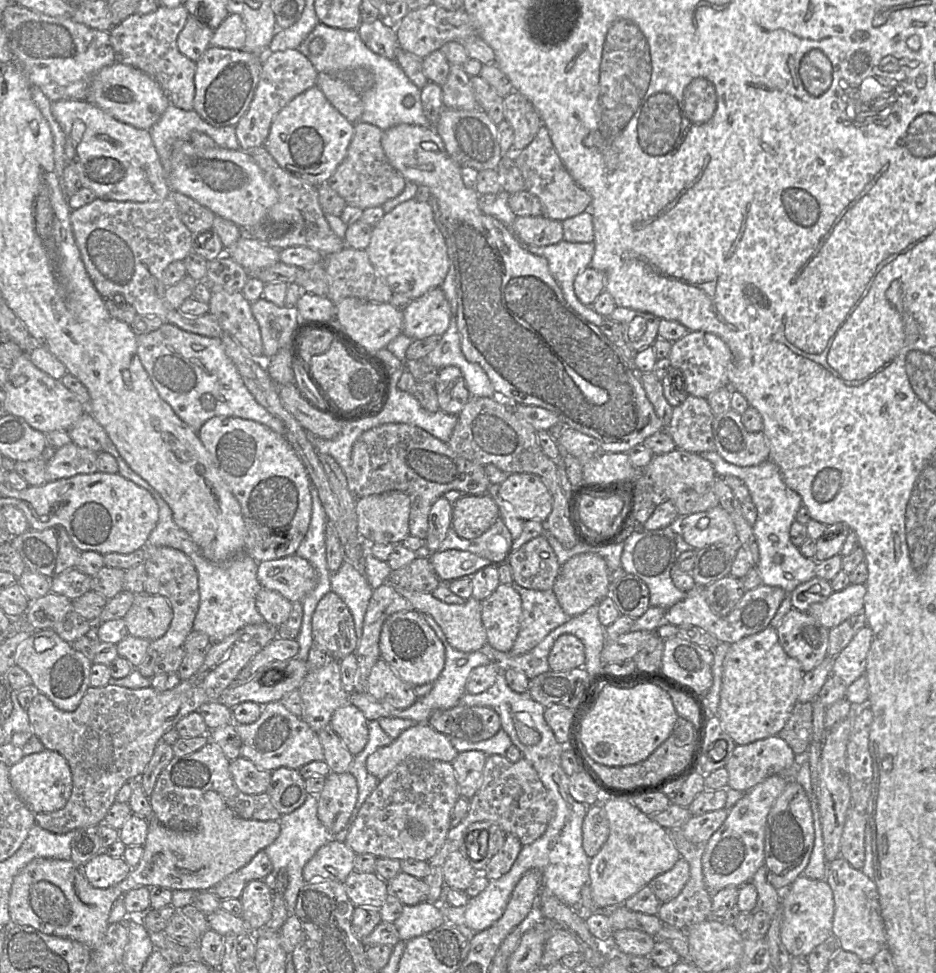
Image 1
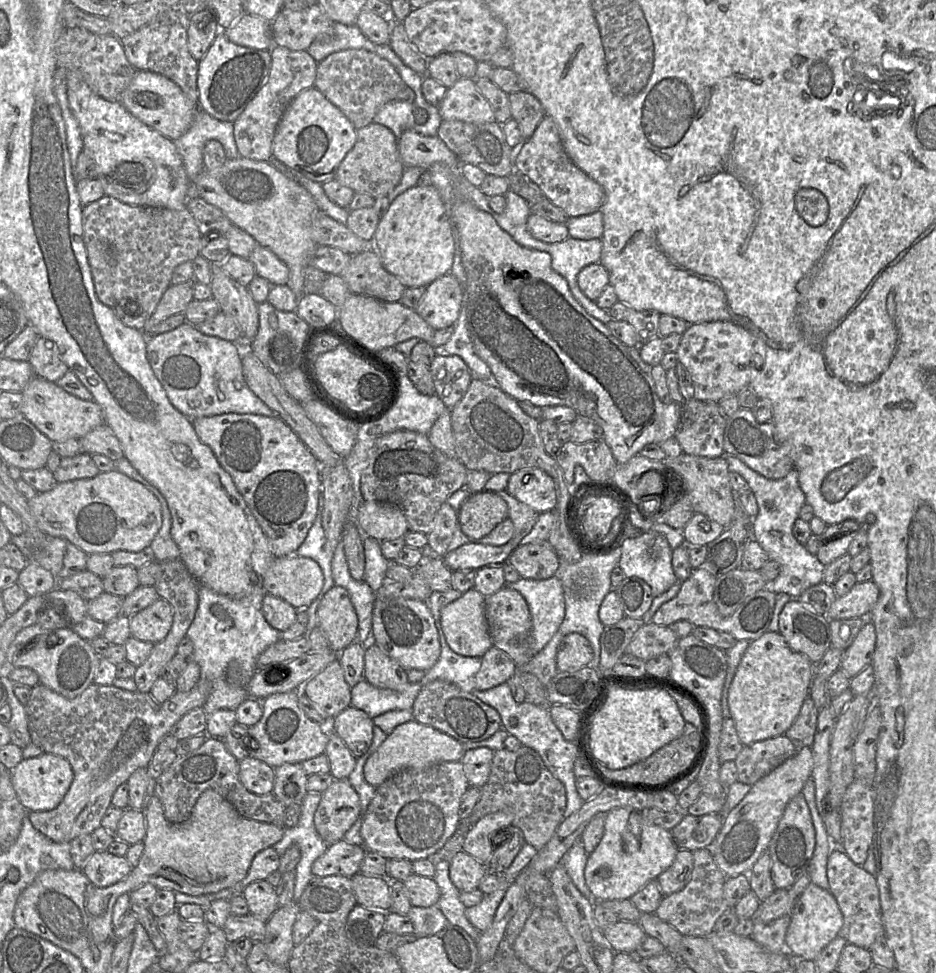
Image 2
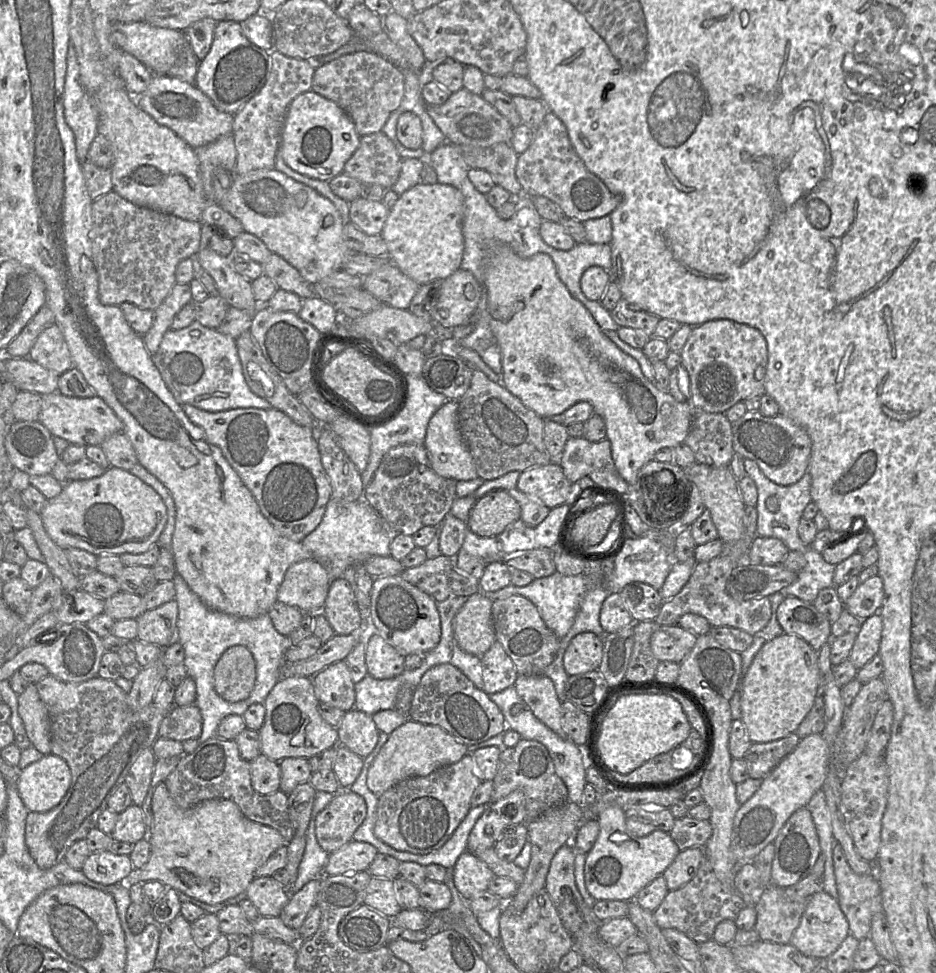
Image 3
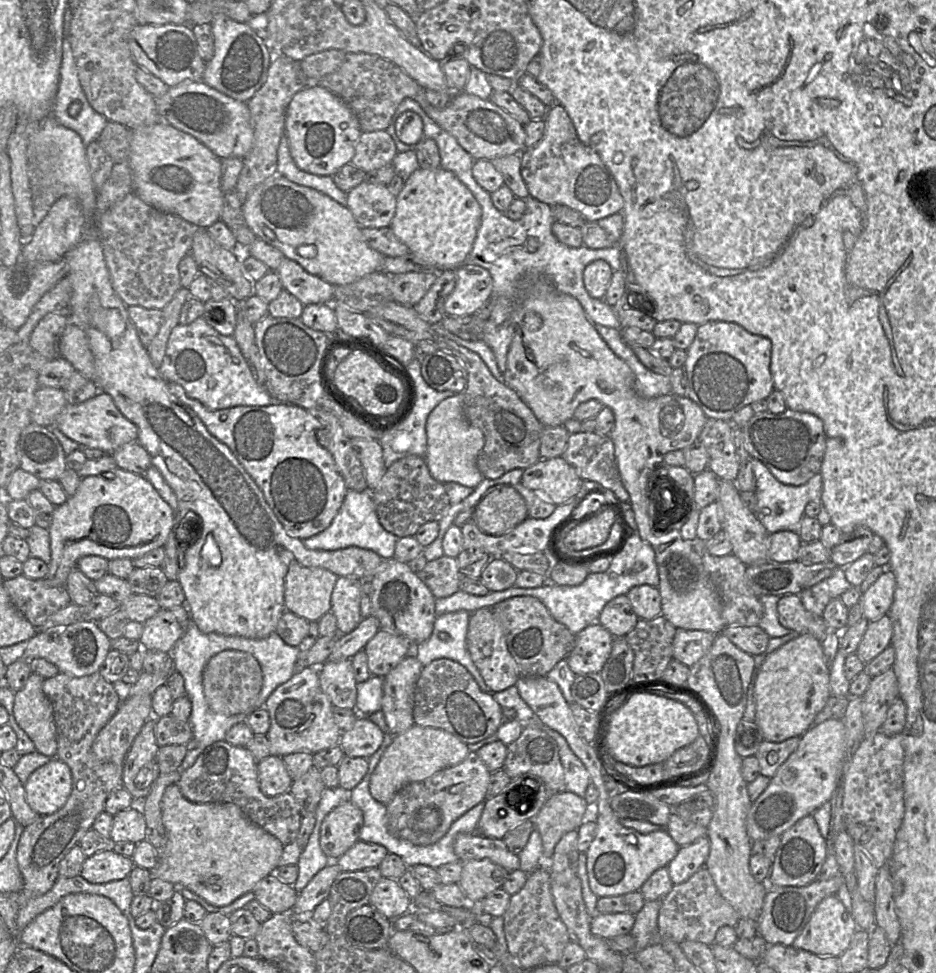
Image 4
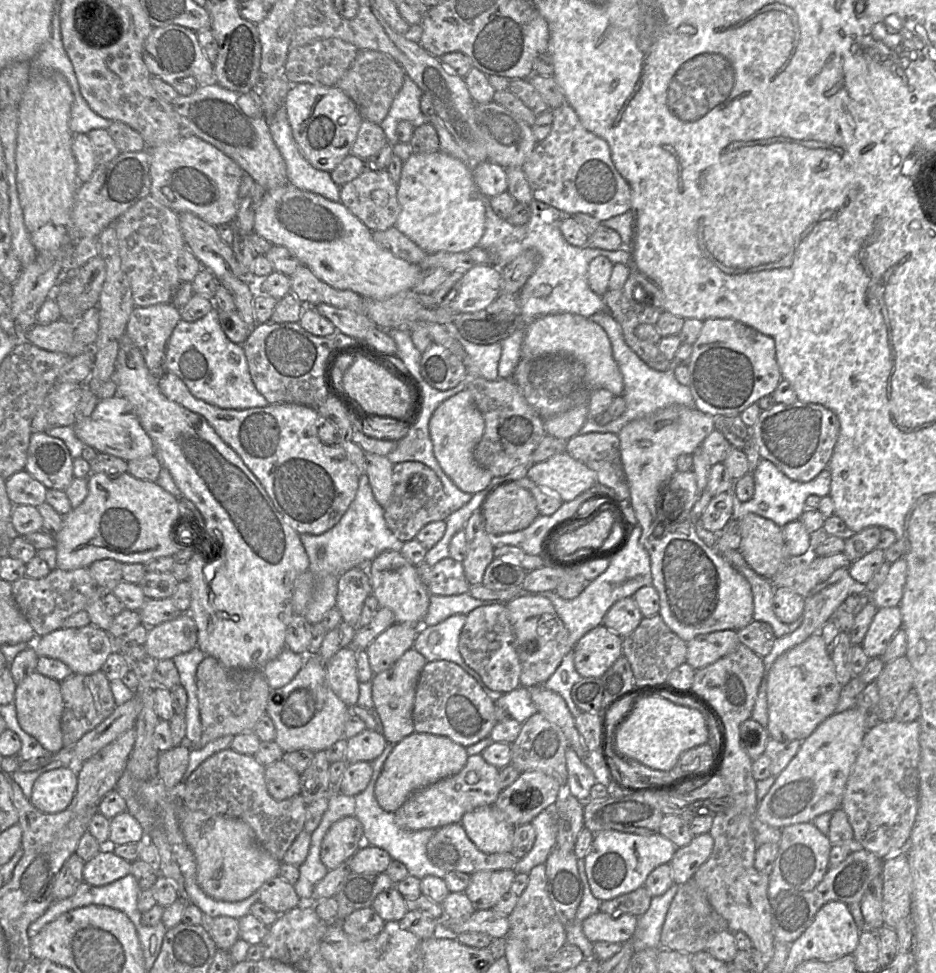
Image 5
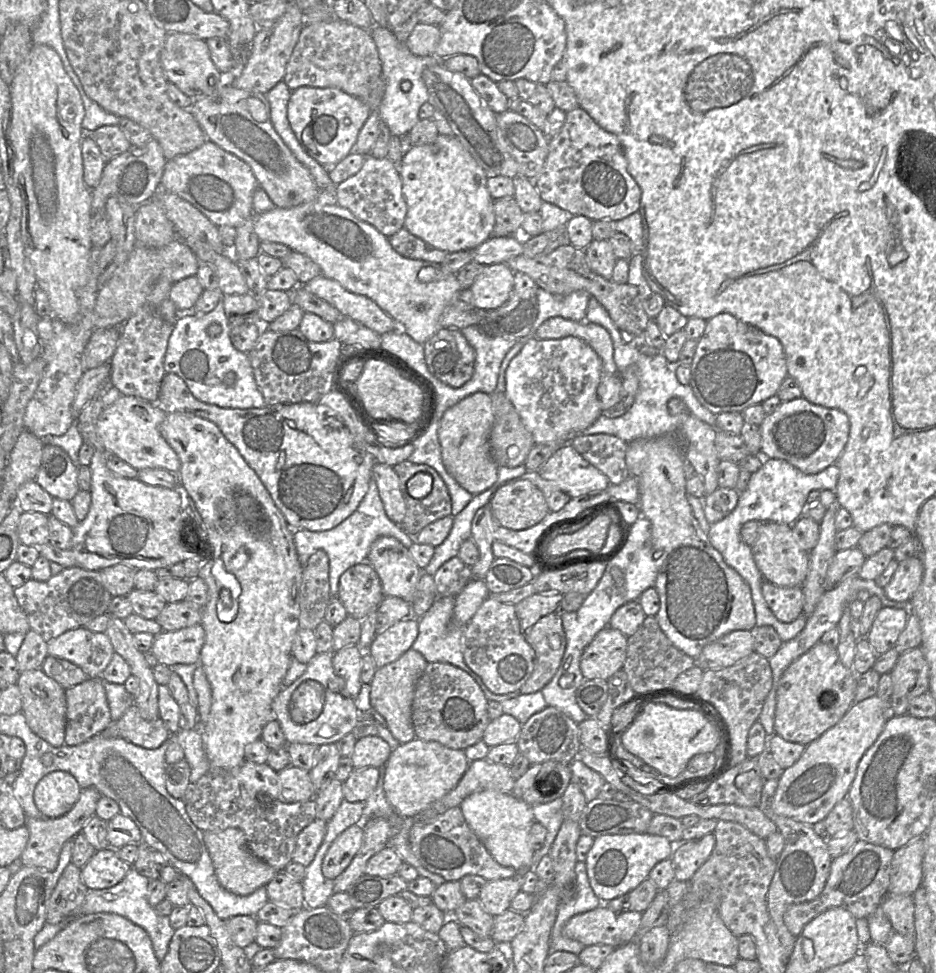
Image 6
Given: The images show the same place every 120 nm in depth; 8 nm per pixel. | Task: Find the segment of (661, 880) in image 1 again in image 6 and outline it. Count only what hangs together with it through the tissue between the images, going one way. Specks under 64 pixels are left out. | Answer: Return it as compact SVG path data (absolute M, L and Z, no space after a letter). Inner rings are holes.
M707 834L700 839L676 844L671 857L675 871L675 879L689 882L696 871L710 857L715 842L714 834Z

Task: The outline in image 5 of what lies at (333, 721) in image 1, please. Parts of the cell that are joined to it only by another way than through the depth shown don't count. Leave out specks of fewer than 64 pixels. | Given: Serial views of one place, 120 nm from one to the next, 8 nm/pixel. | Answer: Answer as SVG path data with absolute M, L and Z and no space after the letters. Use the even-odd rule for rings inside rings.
M365 729L354 737L347 739L346 762L372 762L379 757L388 742L382 732Z

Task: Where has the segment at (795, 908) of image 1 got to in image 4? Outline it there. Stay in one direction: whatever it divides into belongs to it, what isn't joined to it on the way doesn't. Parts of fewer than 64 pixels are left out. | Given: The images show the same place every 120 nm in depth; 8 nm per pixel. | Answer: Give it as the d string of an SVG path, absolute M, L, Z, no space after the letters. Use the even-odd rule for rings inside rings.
M832 895L817 905L792 945L816 955L840 957L856 931L851 912L836 895Z

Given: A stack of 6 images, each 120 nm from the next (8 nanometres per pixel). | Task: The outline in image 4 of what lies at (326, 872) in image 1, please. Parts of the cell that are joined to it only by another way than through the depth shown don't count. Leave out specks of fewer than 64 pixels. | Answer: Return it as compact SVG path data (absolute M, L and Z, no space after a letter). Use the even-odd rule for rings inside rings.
M359 840L335 862L341 872L377 868L388 853L388 850L380 844Z

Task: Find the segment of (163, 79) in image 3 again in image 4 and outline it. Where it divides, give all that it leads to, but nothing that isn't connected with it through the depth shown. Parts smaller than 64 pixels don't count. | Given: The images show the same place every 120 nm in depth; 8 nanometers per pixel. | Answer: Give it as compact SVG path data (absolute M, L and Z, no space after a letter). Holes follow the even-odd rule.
M183 81L169 87L156 104L162 121L192 135L219 158L244 158L252 148L254 129L247 102L233 99L204 81Z

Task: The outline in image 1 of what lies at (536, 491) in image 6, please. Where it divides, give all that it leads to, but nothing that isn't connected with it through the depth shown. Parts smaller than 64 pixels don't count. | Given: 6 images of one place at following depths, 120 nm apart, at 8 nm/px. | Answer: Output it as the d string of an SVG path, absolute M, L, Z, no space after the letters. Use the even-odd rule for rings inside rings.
M488 493L461 496L453 504L452 527L464 539L479 537L498 519L498 504Z

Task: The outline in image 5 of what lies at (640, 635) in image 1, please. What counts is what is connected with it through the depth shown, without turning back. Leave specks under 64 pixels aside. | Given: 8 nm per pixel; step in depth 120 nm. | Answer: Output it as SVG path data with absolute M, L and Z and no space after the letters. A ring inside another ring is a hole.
M735 630L698 635L687 642L686 663L695 670L702 669L732 652L739 644Z

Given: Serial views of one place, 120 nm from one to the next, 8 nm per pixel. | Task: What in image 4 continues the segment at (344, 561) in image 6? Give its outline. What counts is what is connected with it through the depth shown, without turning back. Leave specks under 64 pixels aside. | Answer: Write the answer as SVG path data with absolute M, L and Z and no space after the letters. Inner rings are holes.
M348 490L344 501L331 522L321 533L303 540L310 550L333 551L347 547L360 547L377 553L384 560L394 558L398 537L387 531L379 521L372 493L369 490Z

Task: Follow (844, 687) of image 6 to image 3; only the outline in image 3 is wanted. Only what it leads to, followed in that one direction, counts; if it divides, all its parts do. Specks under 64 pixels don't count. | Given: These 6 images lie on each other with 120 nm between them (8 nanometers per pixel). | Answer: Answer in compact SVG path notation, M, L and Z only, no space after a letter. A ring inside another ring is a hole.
M786 633L768 639L736 688L742 689L741 720L752 743L775 741L795 733L816 696L822 695L819 678L818 652L804 639Z

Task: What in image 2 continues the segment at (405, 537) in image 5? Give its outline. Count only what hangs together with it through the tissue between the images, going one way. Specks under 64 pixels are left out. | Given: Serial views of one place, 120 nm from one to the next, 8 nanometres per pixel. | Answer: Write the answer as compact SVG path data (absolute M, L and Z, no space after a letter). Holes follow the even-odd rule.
M400 430L374 442L361 475L360 491L364 501L397 505L407 519L409 531L428 535L440 506L454 492L465 488L467 473L468 469L457 457L448 457L434 447L428 435Z

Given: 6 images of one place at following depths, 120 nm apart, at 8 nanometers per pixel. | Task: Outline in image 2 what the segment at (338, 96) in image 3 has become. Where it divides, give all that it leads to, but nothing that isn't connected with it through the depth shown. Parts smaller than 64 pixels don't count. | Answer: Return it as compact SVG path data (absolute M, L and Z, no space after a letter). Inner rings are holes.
M346 49L328 55L317 65L314 87L342 111L356 130L373 122L374 116L386 103L392 100L412 102L415 97L413 90L405 84L389 61L366 49Z

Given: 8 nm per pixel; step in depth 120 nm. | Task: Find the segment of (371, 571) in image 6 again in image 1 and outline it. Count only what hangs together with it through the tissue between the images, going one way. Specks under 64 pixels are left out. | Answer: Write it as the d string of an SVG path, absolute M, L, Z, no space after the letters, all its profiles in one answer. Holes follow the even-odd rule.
M332 590L318 602L312 615L313 642L341 660L355 653L358 638L352 613L346 603Z

